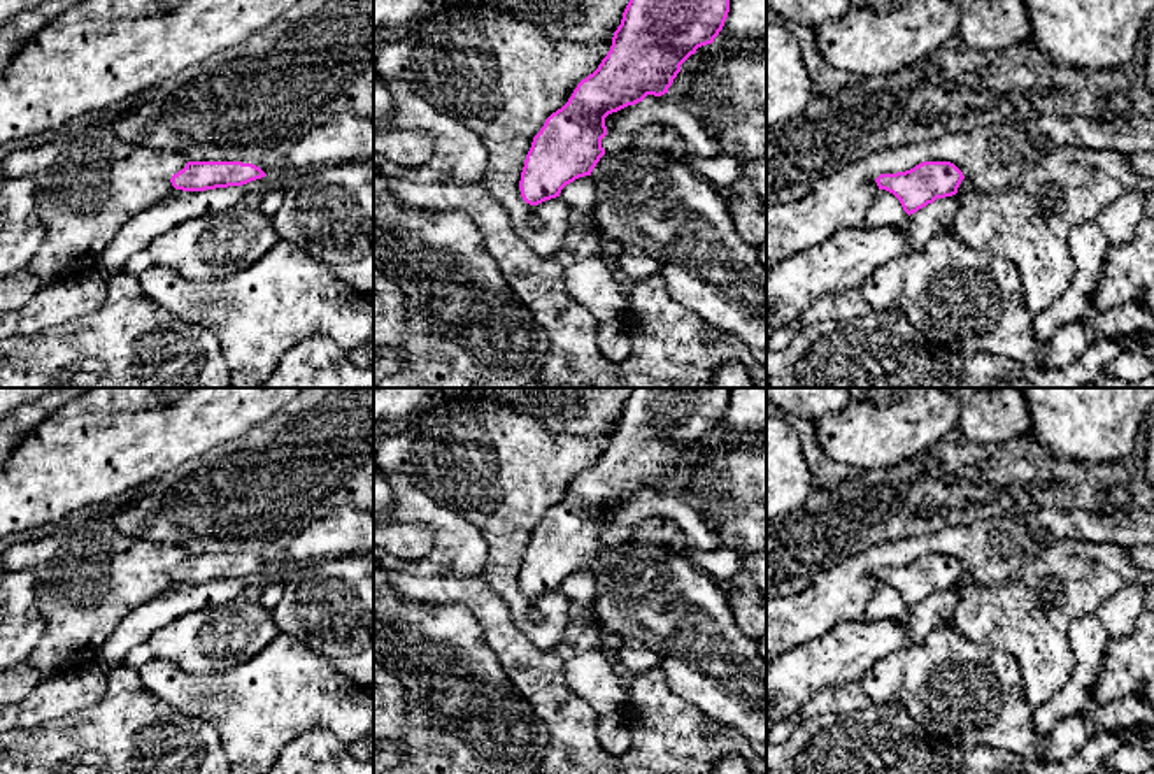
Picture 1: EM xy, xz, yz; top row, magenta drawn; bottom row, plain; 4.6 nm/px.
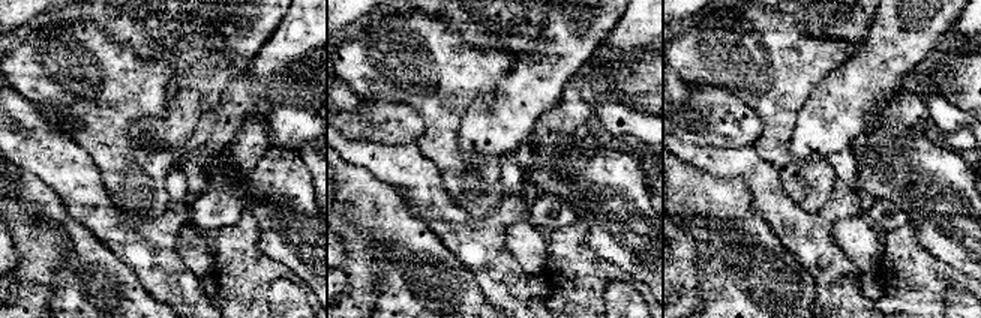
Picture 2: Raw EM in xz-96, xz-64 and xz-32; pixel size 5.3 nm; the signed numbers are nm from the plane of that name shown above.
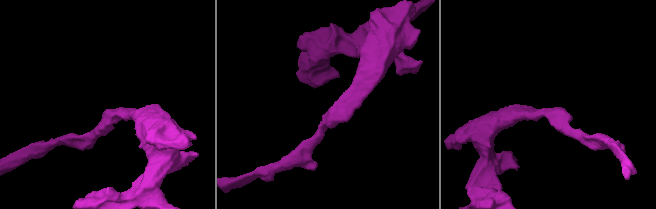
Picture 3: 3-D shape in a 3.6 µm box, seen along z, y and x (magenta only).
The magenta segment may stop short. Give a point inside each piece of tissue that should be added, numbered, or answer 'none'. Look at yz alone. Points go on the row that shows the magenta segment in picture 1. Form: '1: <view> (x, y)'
none

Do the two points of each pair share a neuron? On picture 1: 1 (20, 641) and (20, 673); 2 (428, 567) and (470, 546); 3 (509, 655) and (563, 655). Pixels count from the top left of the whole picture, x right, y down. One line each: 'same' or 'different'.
1: different
2: same
3: same

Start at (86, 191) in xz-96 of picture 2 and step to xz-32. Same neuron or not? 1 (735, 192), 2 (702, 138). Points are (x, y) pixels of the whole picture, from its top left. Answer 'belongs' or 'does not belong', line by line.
1: does not belong
2: does not belong

